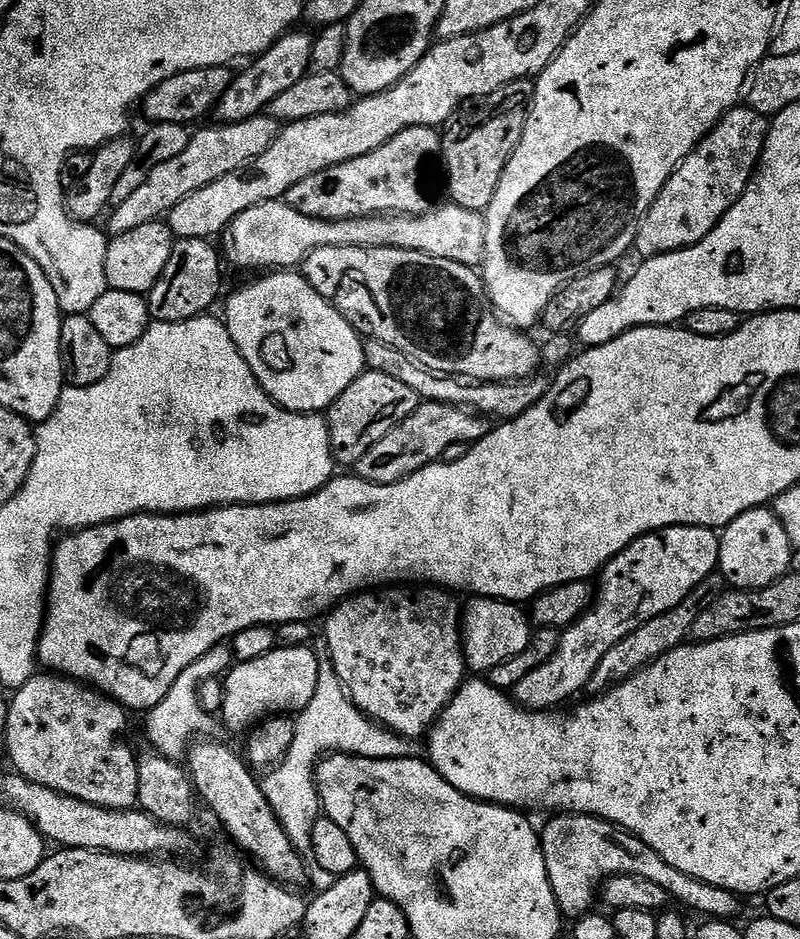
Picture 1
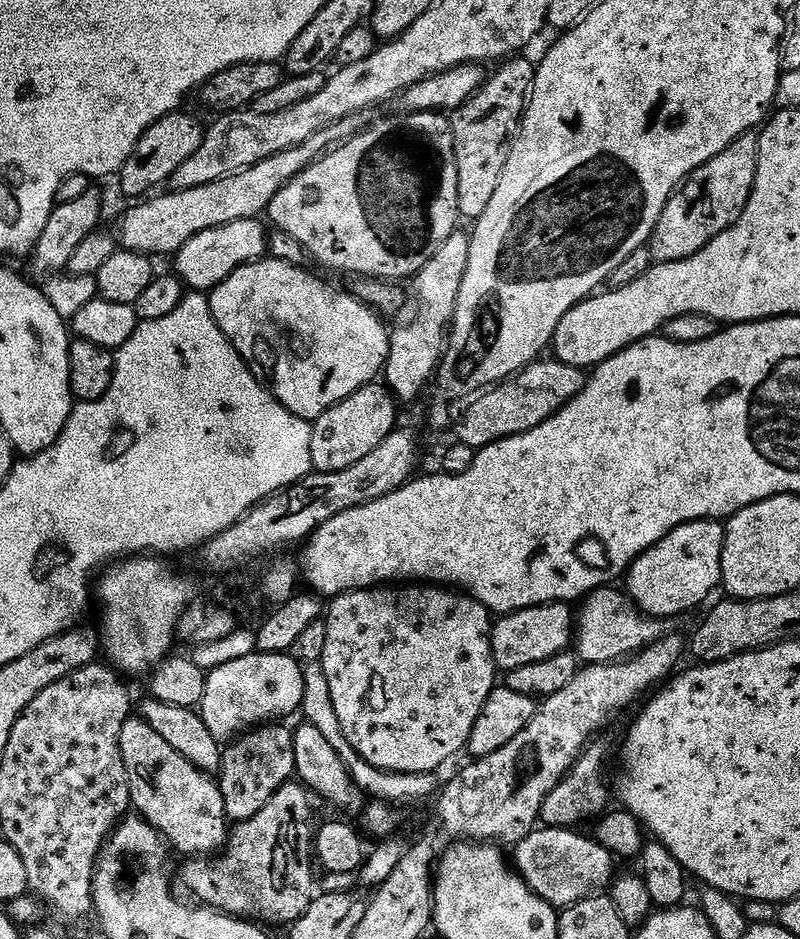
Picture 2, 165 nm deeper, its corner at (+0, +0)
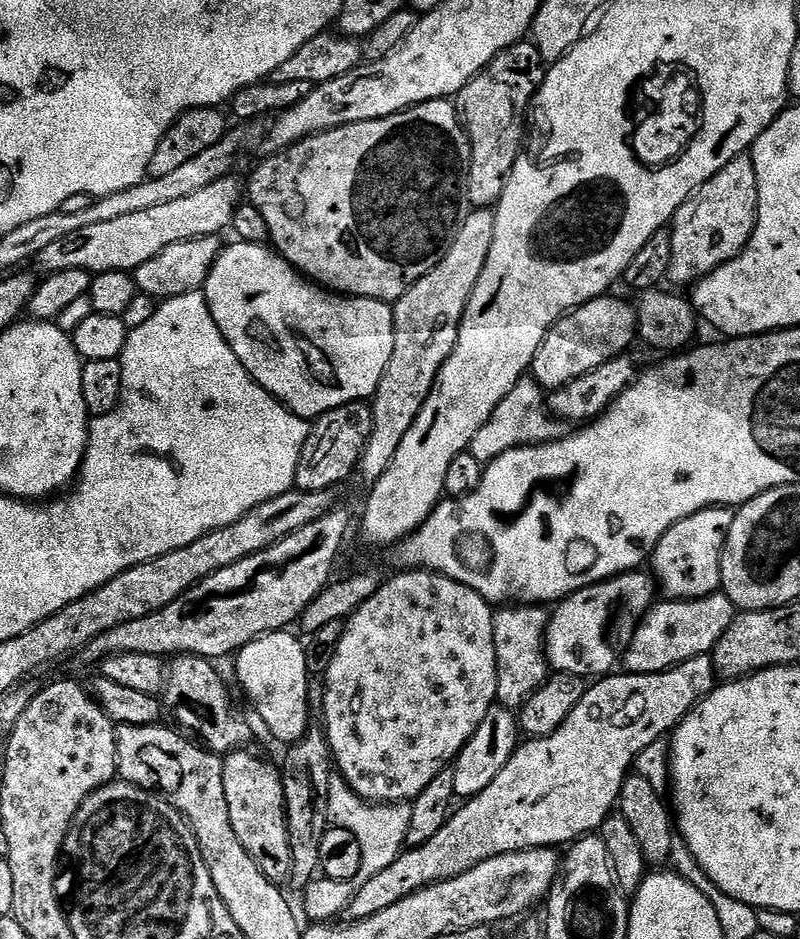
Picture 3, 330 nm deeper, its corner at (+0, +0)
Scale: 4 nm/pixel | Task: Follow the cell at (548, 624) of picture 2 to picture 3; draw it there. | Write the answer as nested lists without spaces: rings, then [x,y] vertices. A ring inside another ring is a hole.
[[[647,571],[624,572],[613,580],[604,580],[601,584],[591,584],[565,600],[559,601],[551,609],[548,618],[548,629],[544,635],[544,655],[548,658],[548,667],[553,673],[569,672],[585,678],[603,678],[613,671],[618,664],[618,657],[632,640],[632,633],[637,623],[654,603],[654,580]]]

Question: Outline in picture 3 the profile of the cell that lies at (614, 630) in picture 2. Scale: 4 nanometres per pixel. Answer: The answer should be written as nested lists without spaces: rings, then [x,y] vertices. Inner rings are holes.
[[[723,591],[704,596],[701,600],[665,599],[663,603],[653,603],[643,620],[637,623],[628,647],[623,649],[622,664],[628,667],[625,669],[629,673],[654,674],[662,670],[670,670],[682,662],[690,662],[690,658],[709,655],[712,647],[718,642],[718,638],[722,638],[722,634],[730,630],[730,622],[738,614],[736,605],[730,602],[730,598],[724,595]]]

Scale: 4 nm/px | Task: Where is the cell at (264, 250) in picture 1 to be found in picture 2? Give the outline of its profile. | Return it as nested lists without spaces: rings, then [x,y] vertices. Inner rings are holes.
[[[259,219],[239,220],[226,226],[214,226],[214,230],[202,230],[202,234],[194,234],[194,238],[190,238],[190,242],[186,242],[186,246],[182,246],[174,254],[174,272],[180,277],[180,283],[189,289],[208,294],[213,288],[226,282],[235,268],[265,259],[266,228],[260,223]]]

